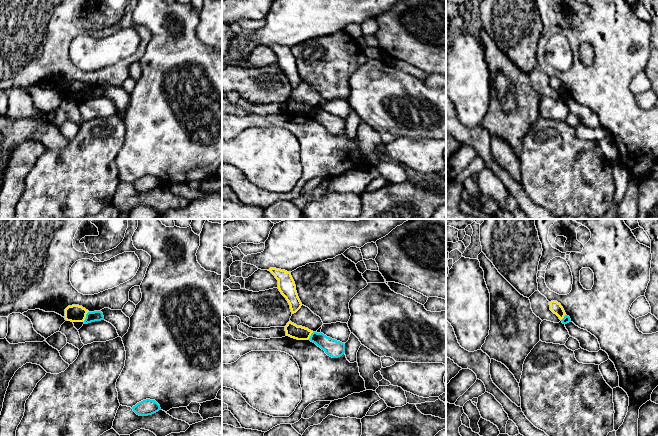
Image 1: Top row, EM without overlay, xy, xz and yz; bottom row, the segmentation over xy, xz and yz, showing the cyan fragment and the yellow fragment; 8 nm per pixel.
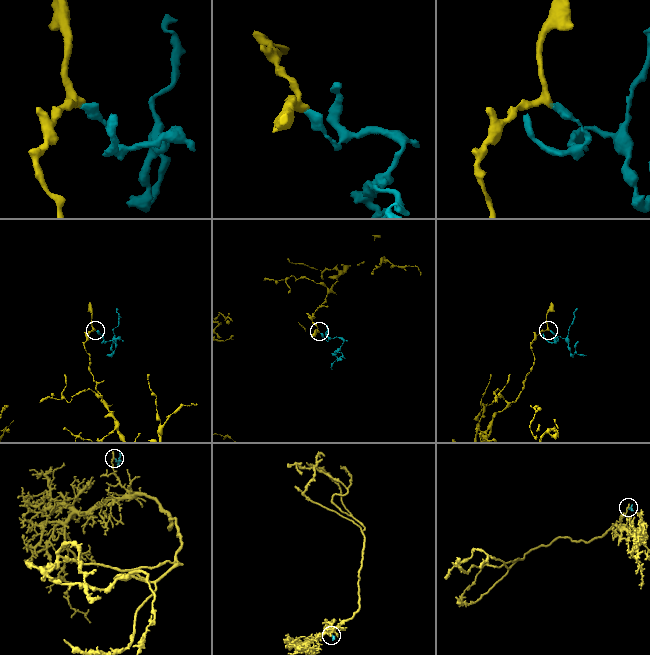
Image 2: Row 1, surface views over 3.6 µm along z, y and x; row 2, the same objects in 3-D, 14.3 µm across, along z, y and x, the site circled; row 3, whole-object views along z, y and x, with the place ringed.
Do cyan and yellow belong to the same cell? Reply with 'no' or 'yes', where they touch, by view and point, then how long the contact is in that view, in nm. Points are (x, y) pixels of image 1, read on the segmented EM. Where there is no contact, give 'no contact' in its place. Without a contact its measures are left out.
no; contact xy (86, 316); length 100 nm

